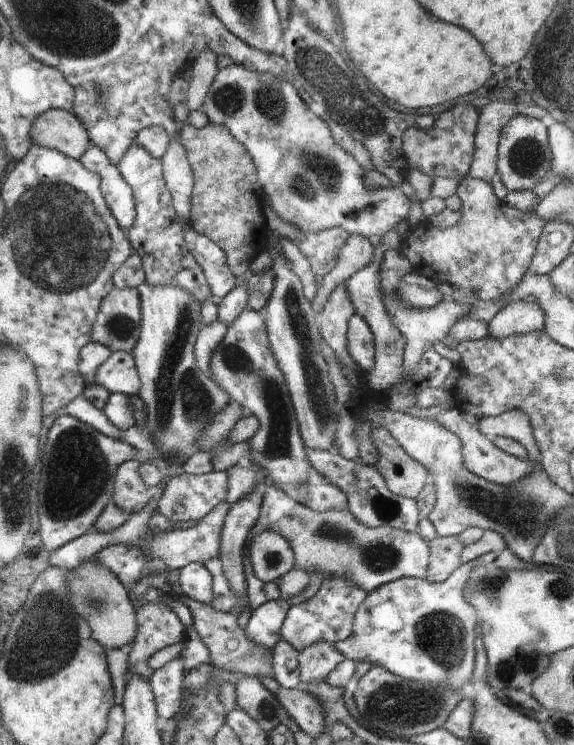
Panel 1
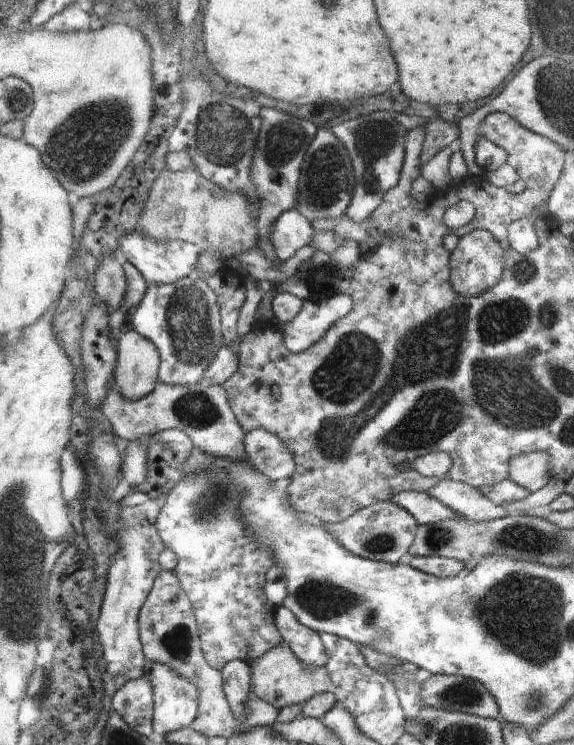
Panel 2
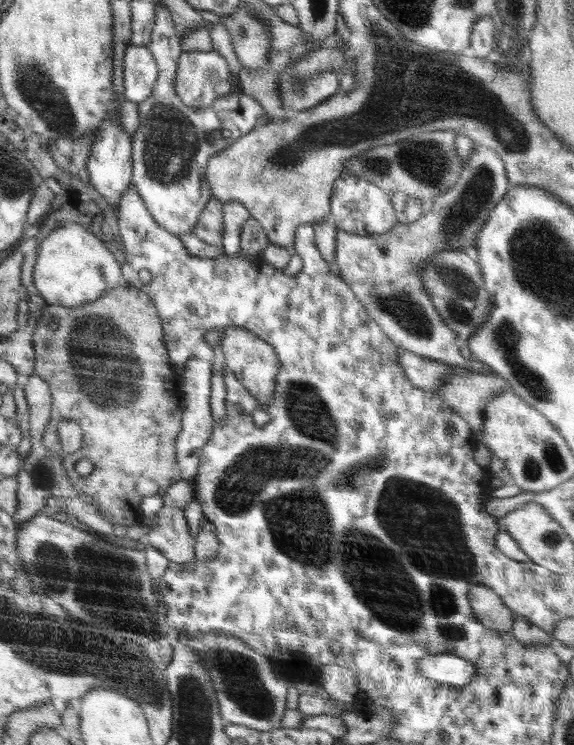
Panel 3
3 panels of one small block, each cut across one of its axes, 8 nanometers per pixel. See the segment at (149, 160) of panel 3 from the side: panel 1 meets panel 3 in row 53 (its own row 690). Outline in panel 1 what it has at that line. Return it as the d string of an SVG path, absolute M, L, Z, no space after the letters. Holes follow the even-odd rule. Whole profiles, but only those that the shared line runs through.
M178 656L152 673L149 682L160 722L176 717L180 710L184 670L184 660Z

